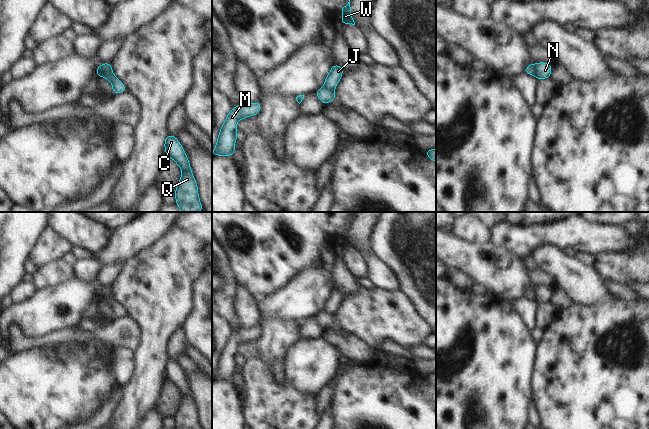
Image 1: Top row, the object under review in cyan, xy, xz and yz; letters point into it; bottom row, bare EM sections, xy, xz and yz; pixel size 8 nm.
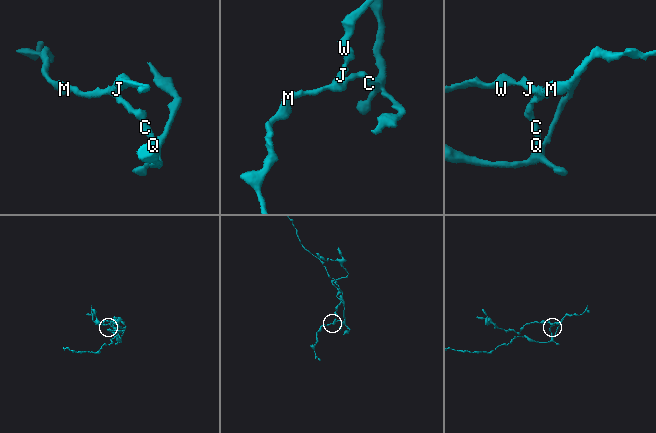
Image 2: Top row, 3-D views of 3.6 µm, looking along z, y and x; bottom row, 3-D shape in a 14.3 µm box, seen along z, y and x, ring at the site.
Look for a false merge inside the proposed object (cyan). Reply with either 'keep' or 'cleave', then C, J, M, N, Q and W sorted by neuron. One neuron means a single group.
cleave; groups C M N Q / J W

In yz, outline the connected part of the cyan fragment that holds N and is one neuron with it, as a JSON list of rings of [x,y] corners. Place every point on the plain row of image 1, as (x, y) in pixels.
[[[536,286],[537,296],[535,301],[537,304],[548,303],[551,301],[553,290],[546,286]]]

